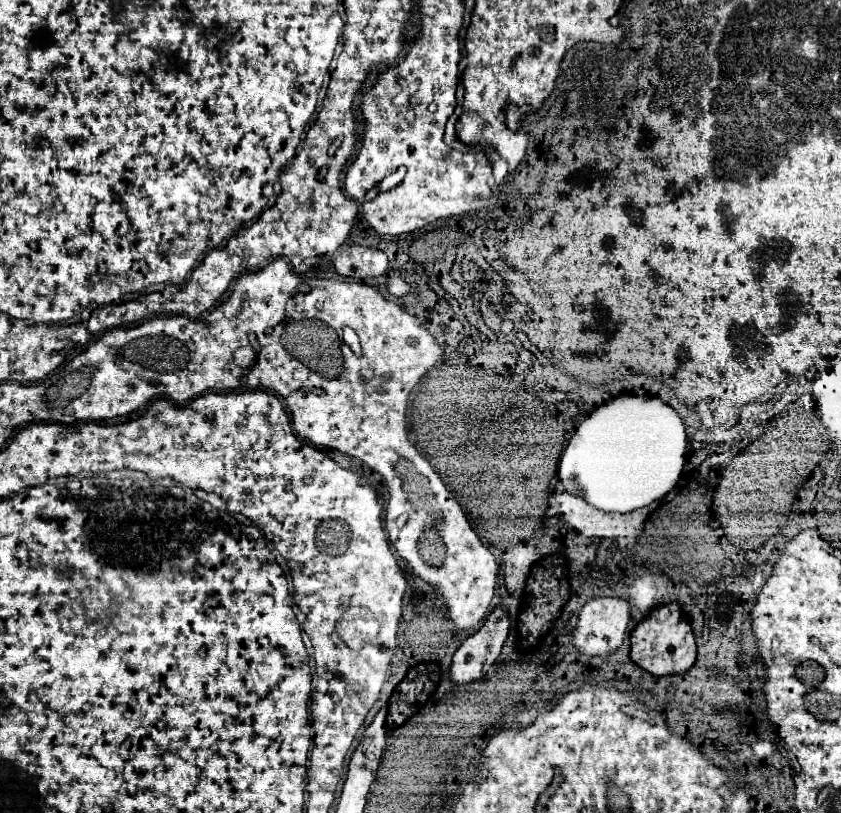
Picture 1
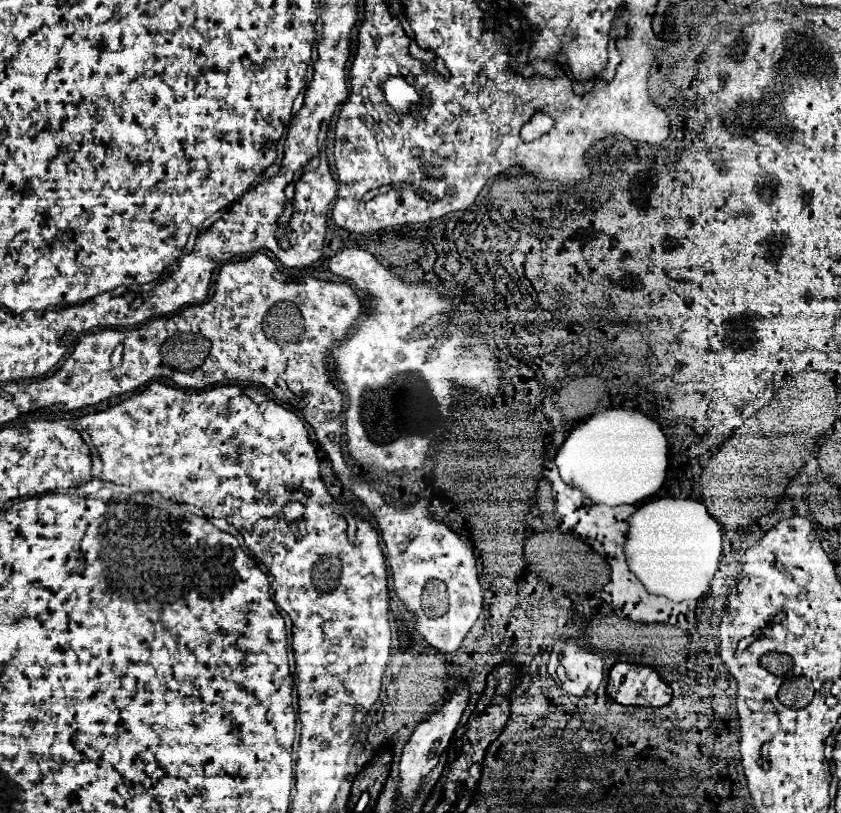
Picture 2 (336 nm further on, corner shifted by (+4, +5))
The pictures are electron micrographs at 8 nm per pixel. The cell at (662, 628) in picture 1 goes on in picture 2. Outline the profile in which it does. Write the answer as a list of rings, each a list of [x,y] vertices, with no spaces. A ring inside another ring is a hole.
[[[620,661],[610,669],[608,695],[622,705],[664,707],[672,699],[672,689],[656,667]]]

